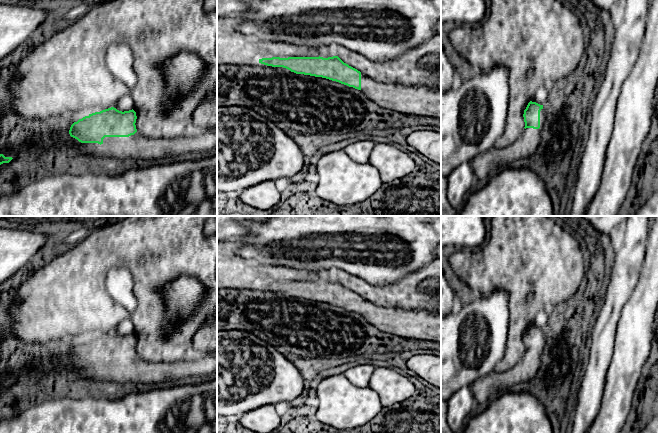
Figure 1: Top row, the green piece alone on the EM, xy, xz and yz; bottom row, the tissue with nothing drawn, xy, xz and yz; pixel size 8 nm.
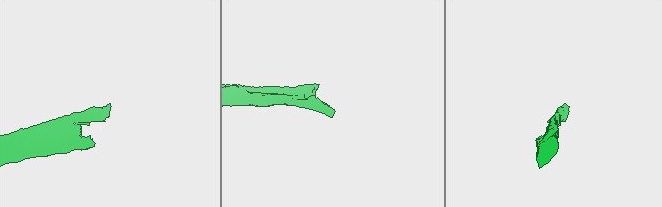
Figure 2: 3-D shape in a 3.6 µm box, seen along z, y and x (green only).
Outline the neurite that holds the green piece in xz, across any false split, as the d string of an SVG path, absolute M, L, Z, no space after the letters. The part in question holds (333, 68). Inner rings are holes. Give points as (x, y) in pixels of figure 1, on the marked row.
M338 56L272 57L259 59L259 63L353 87L386 109L408 115L441 118L441 72L435 78L424 78L425 85L406 86L375 81L344 63Z

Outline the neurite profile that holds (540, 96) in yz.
M547 83L541 87L539 87L535 93L532 95L531 101L536 102L540 105L543 105L548 97L550 83Z

